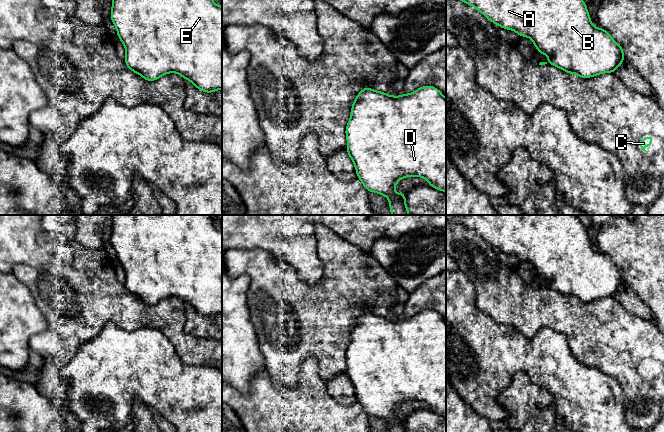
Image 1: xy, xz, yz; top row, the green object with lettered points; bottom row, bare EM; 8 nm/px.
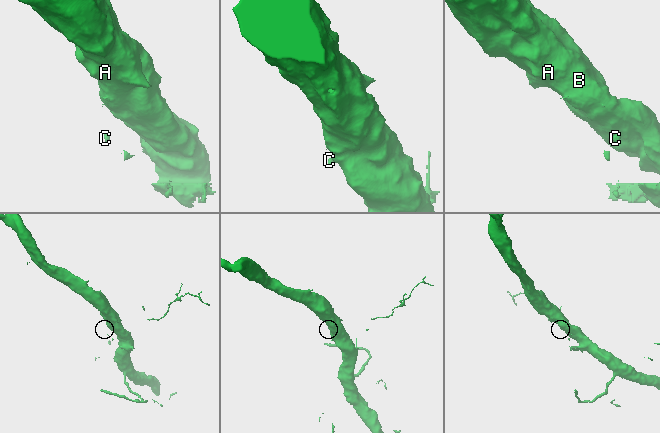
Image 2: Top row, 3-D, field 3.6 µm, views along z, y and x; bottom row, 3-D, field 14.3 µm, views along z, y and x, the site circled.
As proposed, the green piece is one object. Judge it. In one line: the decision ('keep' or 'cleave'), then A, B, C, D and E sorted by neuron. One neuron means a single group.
cleave | A B D E / C

